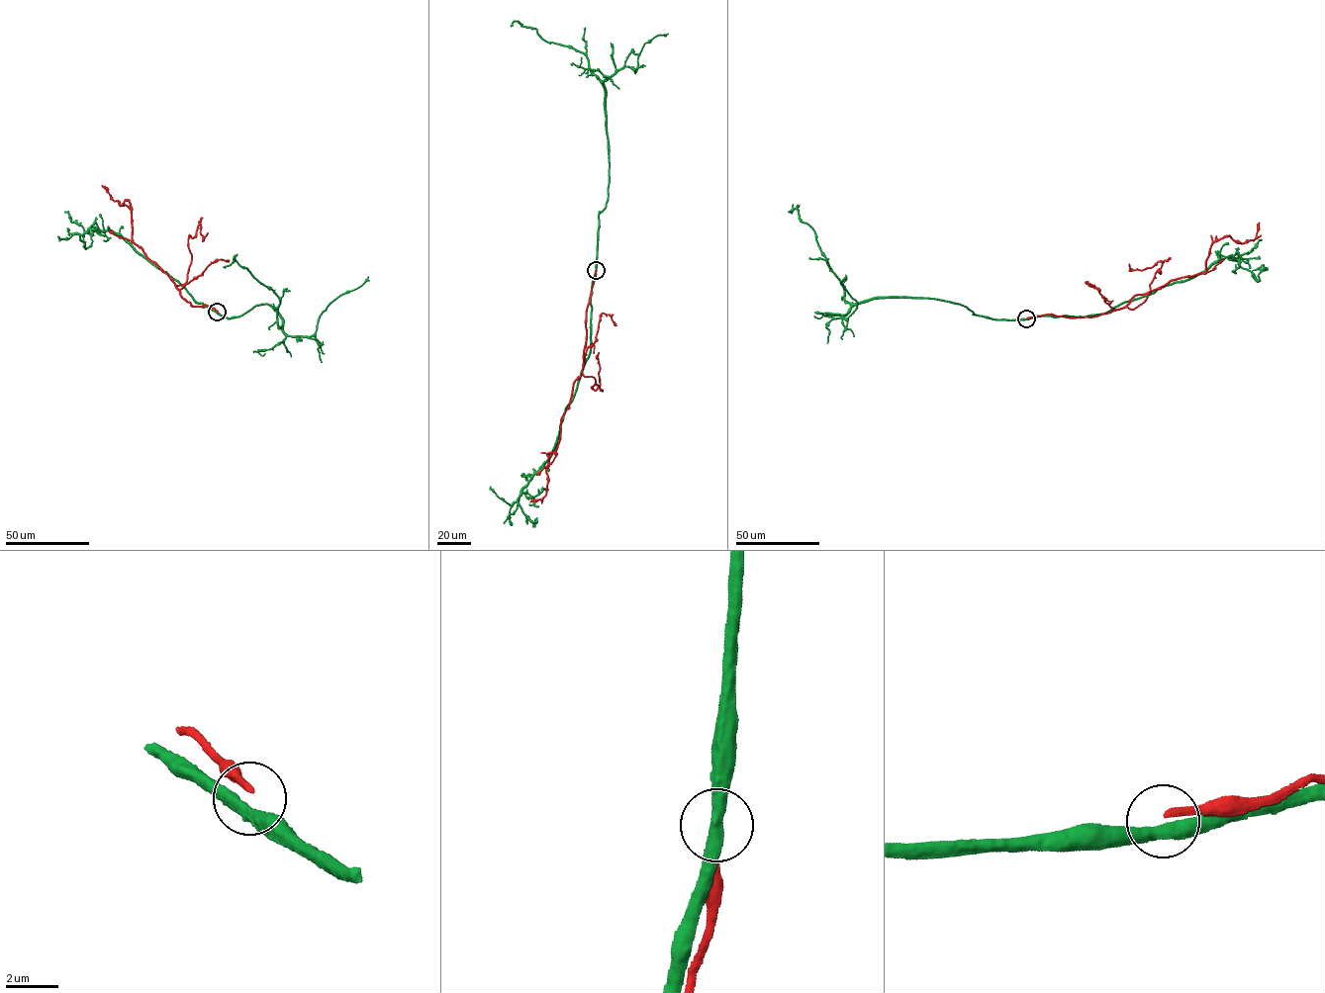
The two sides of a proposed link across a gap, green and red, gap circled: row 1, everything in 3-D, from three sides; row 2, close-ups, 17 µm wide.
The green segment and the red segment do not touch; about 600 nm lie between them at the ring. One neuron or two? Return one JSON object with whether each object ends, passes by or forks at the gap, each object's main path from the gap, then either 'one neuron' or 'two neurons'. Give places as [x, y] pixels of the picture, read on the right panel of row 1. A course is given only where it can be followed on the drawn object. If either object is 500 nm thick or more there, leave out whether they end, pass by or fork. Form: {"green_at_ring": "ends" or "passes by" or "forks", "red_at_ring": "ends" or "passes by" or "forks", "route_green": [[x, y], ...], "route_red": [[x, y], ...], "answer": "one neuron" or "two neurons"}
{"green_at_ring": "passes by", "red_at_ring": "ends", "route_green": [[1026, 318], [995, 319], [936, 299], [848, 303], [814, 231], [797, 209], [792, 212]], "route_red": [[1026, 317], [1123, 309], [1135, 295], [1204, 272], [1210, 244], [1229, 235], [1253, 240], [1259, 223]], "answer": "two neurons"}

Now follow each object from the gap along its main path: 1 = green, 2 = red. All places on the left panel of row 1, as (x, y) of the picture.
1: (217, 313), (229, 318), (266, 304), (283, 320), (280, 327), (280, 300), (271, 290), (235, 259), (223, 267)
2: (218, 312), (204, 305), (191, 306), (183, 298), (168, 276), (133, 241), (128, 201), (120, 206), (101, 185)

